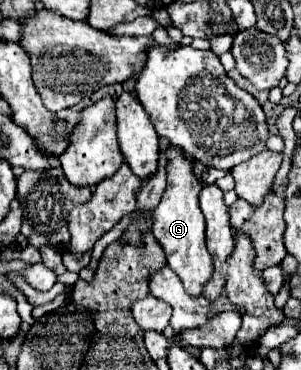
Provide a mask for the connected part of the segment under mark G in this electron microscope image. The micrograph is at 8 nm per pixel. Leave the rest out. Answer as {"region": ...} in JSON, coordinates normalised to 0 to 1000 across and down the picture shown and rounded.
{"region":[[[565,400],[558,405],[558,508],[545,519],[538,546],[505,573],[505,632],[538,659],[558,719],[598,746],[611,778],[625,795],[658,800],[671,795],[671,773],[691,762],[704,741],[704,697],[678,659],[678,584],[658,557],[658,524],[671,514],[671,497],[638,470],[638,438],[611,427],[605,405]]]}

